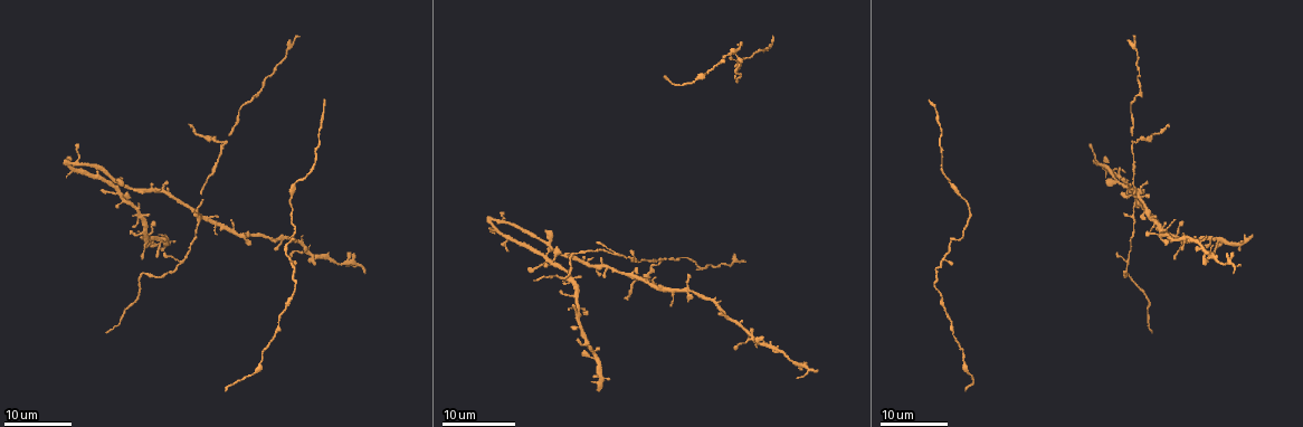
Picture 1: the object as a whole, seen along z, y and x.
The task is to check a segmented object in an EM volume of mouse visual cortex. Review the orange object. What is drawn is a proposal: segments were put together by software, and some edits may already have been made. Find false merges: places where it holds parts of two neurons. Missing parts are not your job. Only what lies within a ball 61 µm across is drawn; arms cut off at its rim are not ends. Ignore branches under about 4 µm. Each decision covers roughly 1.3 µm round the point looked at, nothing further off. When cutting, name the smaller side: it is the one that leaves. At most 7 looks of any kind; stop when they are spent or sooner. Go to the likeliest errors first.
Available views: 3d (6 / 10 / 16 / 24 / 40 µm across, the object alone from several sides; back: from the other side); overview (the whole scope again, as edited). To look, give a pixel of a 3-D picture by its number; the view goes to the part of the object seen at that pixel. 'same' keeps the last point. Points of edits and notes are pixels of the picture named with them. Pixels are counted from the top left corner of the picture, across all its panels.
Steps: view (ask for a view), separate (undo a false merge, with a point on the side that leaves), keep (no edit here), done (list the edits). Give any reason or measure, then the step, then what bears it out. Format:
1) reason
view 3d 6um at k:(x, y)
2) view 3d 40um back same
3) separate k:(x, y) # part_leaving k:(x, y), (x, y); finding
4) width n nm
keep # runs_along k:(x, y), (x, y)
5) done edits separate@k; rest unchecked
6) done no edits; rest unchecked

four-way junction
view 3d 16um at 1:(1132, 212)

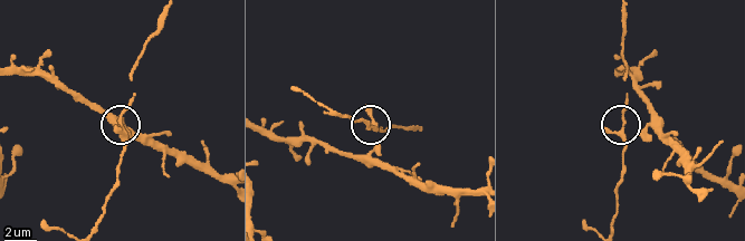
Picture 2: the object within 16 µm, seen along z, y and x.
zoom in
view 3d 10um at 2:(120, 119)

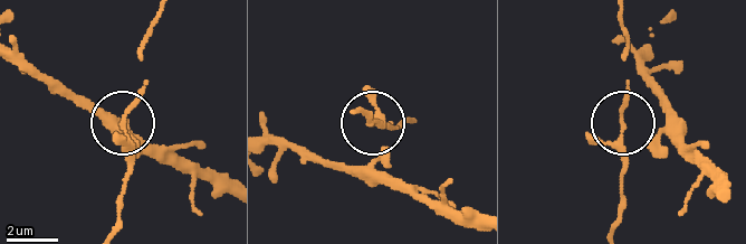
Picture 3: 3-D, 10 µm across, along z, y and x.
view 3d 6um at 3:(121, 125)

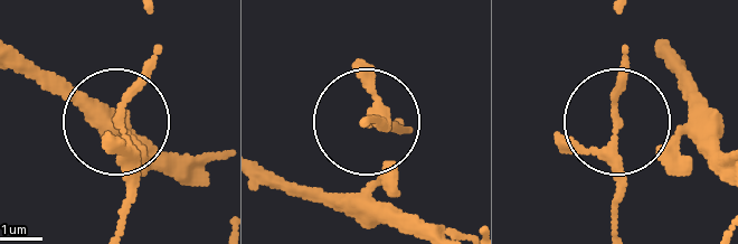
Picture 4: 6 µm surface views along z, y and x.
side_arm 35 um; arms 4
keep # one neuron here

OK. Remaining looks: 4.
sudden change in width
view 3d 24um at 1:(577, 253)

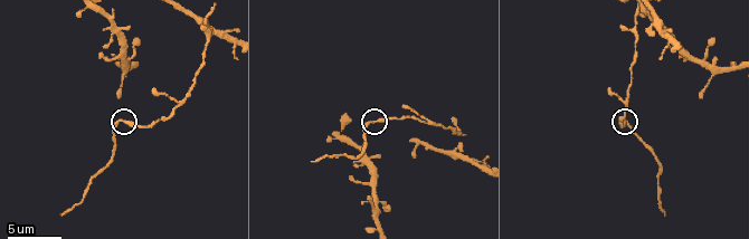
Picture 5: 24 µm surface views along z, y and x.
closer look
view 3d 6um at 5:(373, 122)

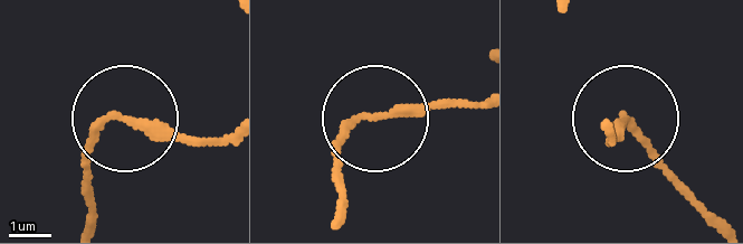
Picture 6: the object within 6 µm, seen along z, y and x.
keep # runs_along 6:(478, 102), (393, 110), (346, 138), (333, 174); continuous, no second neuron

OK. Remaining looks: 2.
three-way junction
view 3d 16um at 1:(288, 254)

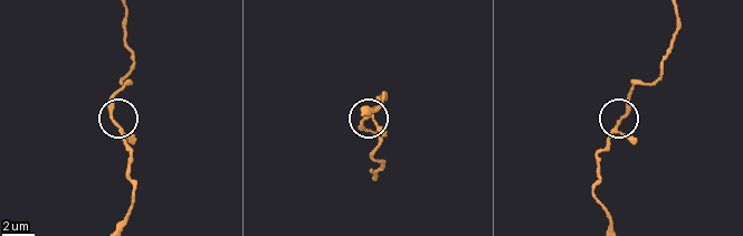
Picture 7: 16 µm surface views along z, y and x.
view 3d 6um at 7:(112, 120)

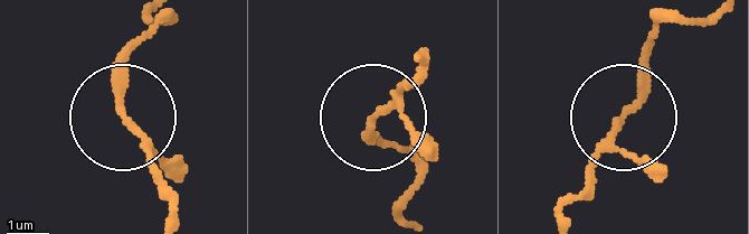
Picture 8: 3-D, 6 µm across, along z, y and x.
keep # all the same neuron

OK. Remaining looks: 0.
done no edits; rest unchecked

